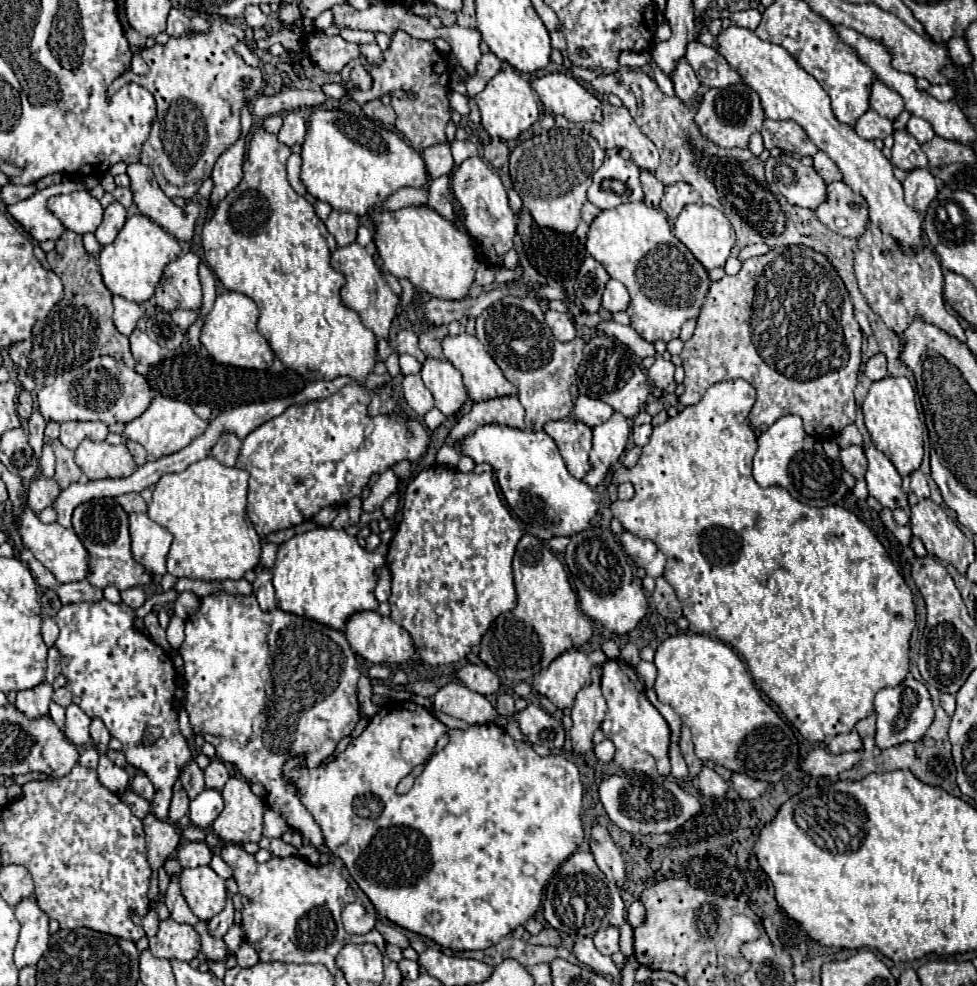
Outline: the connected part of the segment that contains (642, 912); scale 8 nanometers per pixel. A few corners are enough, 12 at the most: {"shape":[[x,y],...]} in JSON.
{"shape":[[632,901],[626,921],[632,927],[642,925],[646,907],[642,901]]}

